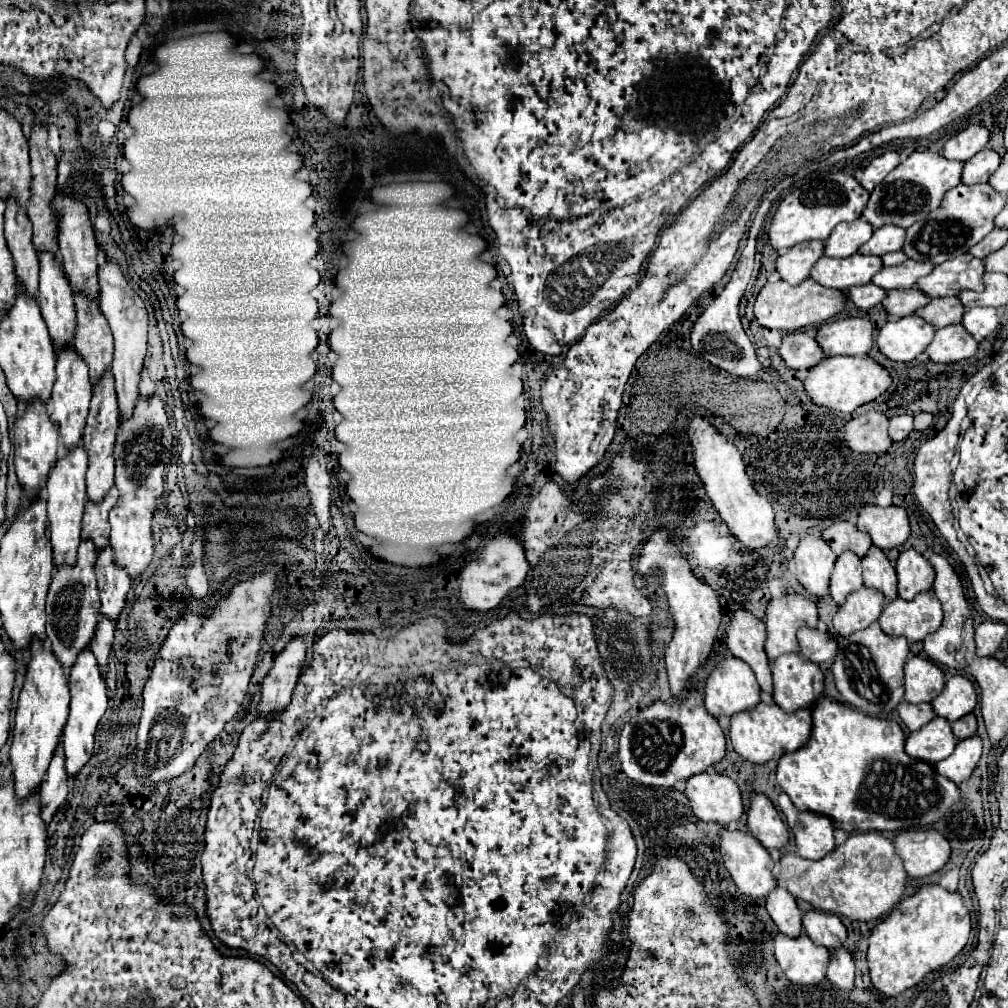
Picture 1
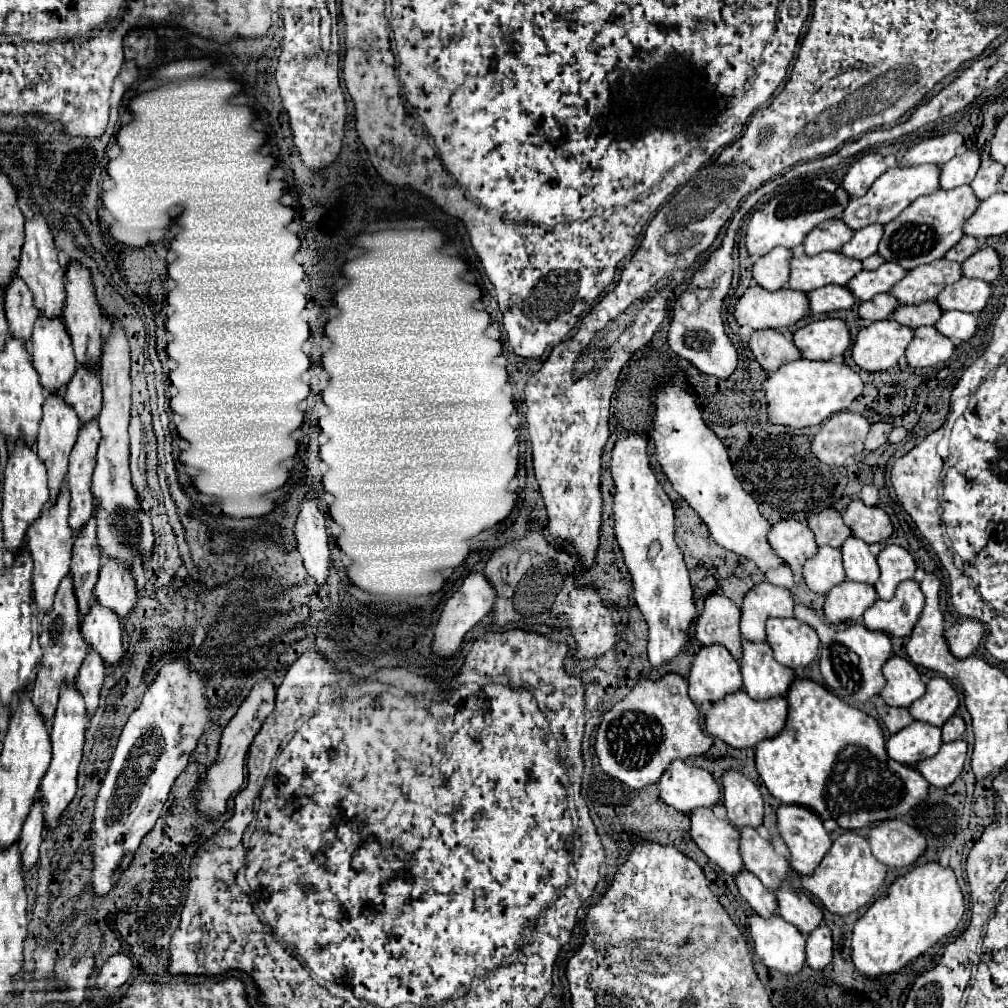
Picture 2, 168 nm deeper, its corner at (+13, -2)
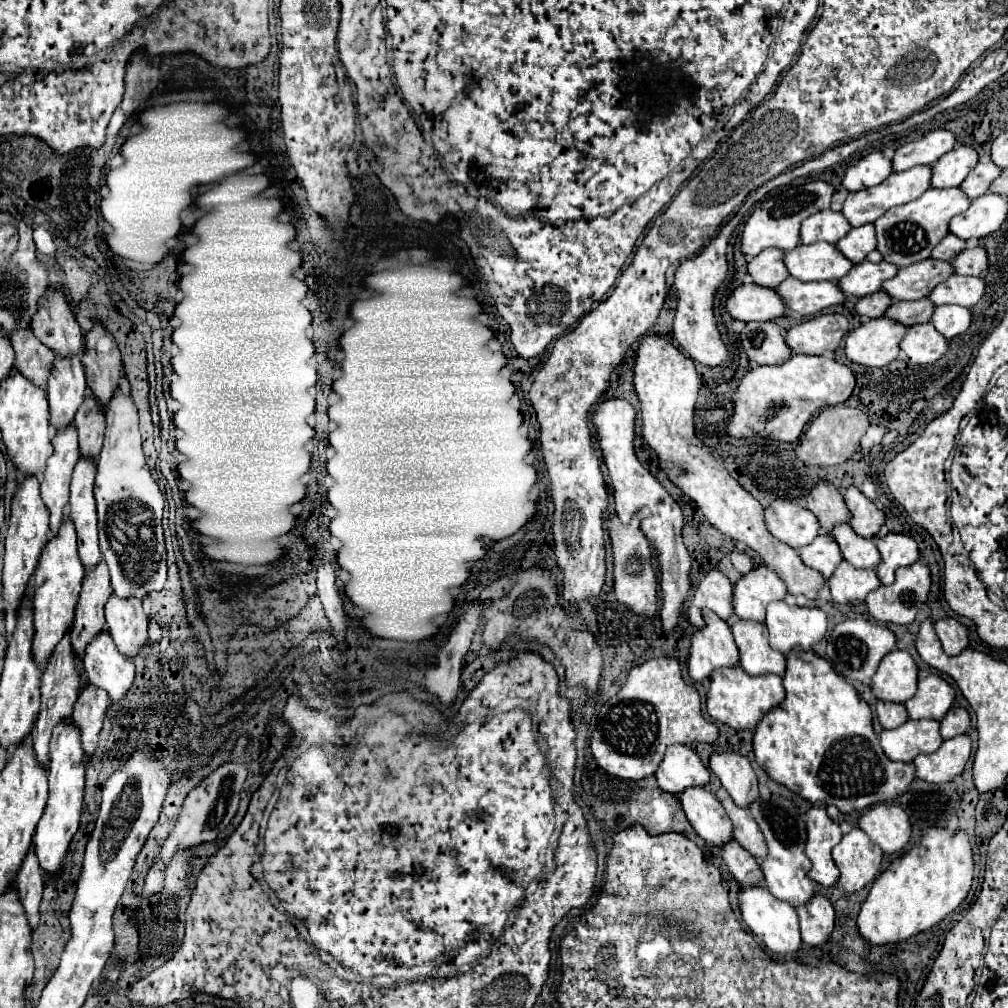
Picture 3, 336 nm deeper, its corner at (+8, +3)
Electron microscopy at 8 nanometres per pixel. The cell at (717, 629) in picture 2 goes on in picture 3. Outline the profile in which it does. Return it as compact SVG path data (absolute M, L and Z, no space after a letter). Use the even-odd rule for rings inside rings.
M710 569L704 575L704 579L696 585L696 589L690 597L688 621L694 627L704 627L702 607L712 609L724 621L728 621L732 617L732 583L718 569Z

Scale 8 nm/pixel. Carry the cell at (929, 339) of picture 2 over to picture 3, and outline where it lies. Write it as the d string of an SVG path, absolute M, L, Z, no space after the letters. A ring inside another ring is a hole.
M932 323L908 327L900 341L906 363L934 363L948 351L948 341L932 327Z

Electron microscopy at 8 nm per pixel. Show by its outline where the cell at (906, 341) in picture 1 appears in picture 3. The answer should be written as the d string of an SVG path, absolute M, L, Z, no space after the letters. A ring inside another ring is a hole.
M888 317L870 319L846 335L844 353L852 363L884 367L898 357L898 343L904 337L904 331L904 325Z

